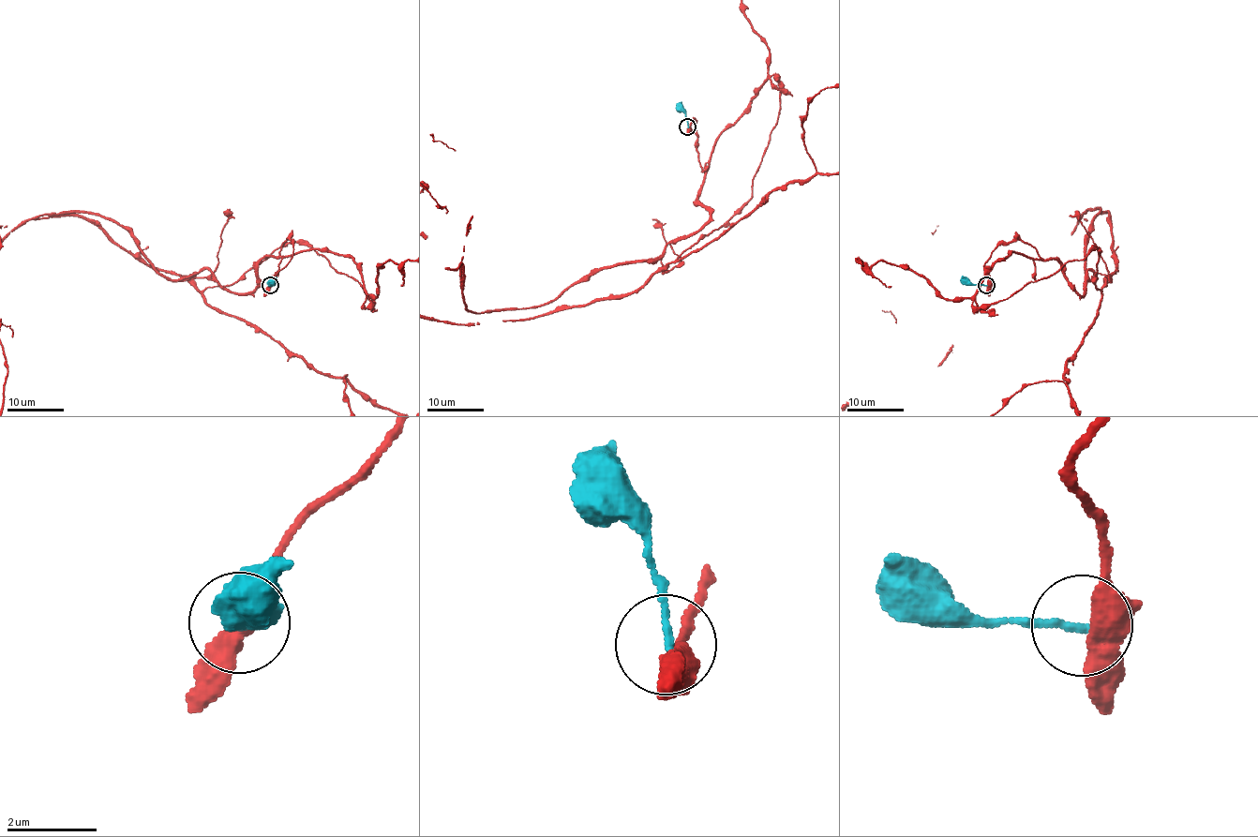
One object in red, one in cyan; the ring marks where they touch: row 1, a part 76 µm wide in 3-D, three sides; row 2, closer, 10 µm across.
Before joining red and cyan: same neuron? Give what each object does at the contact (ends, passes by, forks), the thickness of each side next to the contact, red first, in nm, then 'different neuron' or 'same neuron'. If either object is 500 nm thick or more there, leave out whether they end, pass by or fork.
red forks; cyan ends; calibres 400 and 150 nm; different neuron

